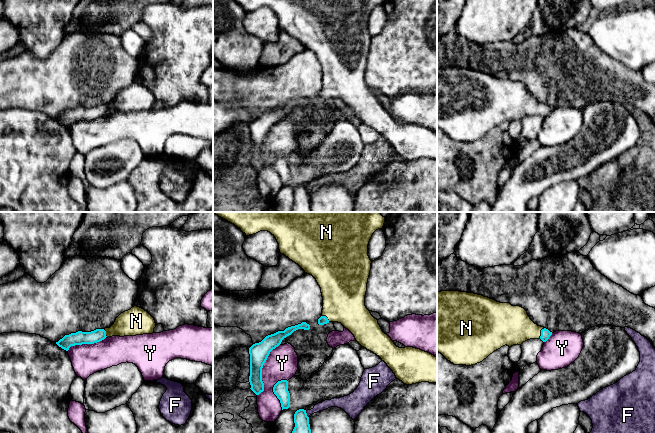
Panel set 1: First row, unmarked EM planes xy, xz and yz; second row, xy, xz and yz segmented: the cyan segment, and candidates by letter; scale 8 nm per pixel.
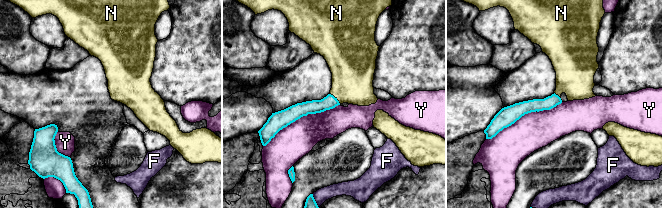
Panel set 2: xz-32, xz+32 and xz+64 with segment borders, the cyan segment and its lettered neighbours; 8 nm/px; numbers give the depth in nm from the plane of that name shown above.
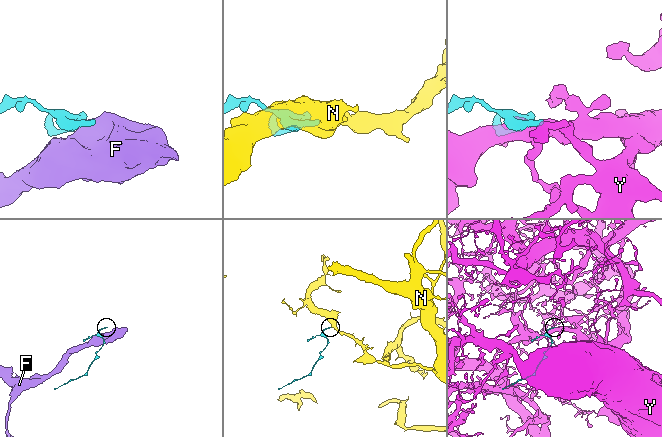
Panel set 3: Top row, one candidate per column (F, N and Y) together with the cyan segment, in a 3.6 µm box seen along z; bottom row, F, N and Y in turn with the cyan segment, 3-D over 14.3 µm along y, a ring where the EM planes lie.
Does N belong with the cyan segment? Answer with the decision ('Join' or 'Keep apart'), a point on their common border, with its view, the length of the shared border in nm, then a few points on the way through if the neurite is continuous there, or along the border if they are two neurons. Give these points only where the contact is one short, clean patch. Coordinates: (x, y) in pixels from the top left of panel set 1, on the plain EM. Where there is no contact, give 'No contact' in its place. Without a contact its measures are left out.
Join. Touches cyan at yz (541, 109). Shared border 100 nm. Path across: yz (545, 109), (541, 109), (511, 101)

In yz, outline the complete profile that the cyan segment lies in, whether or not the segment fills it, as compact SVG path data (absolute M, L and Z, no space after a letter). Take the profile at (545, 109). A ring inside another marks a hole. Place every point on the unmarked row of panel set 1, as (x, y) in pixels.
M441 67L437 69L437 127L454 141L471 142L482 138L494 127L507 121L521 121L530 115L541 115L546 118L552 111L548 105L535 100L520 82L500 79L482 71L459 68Z

